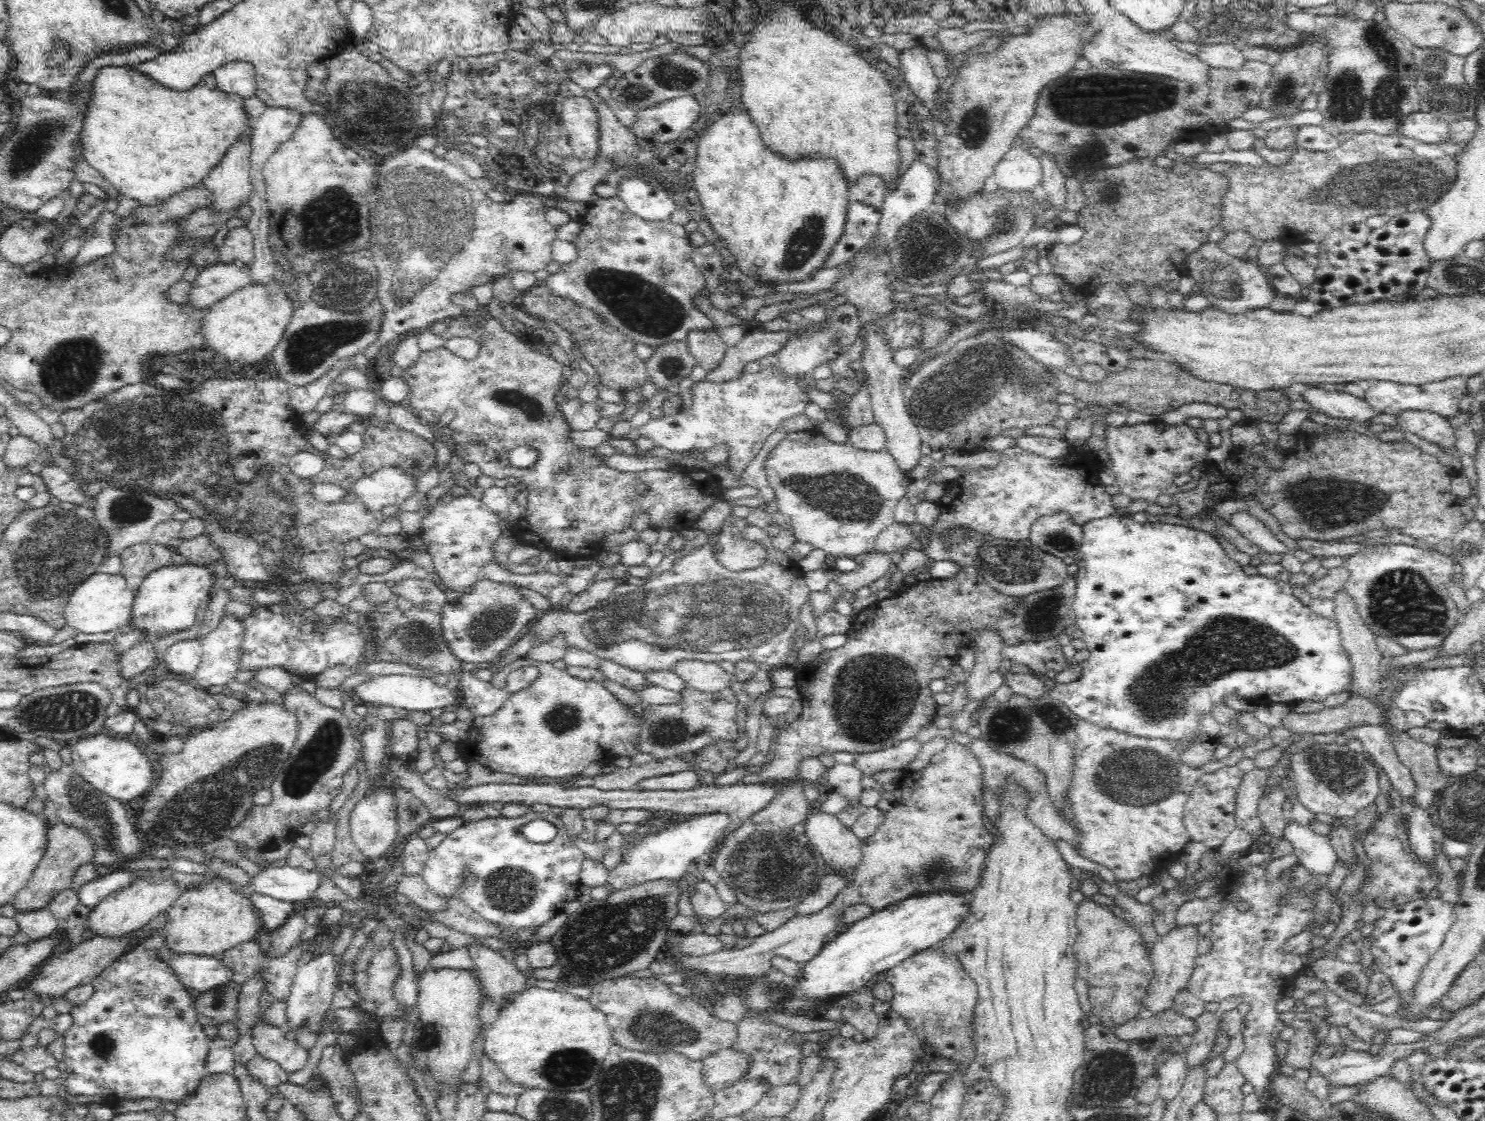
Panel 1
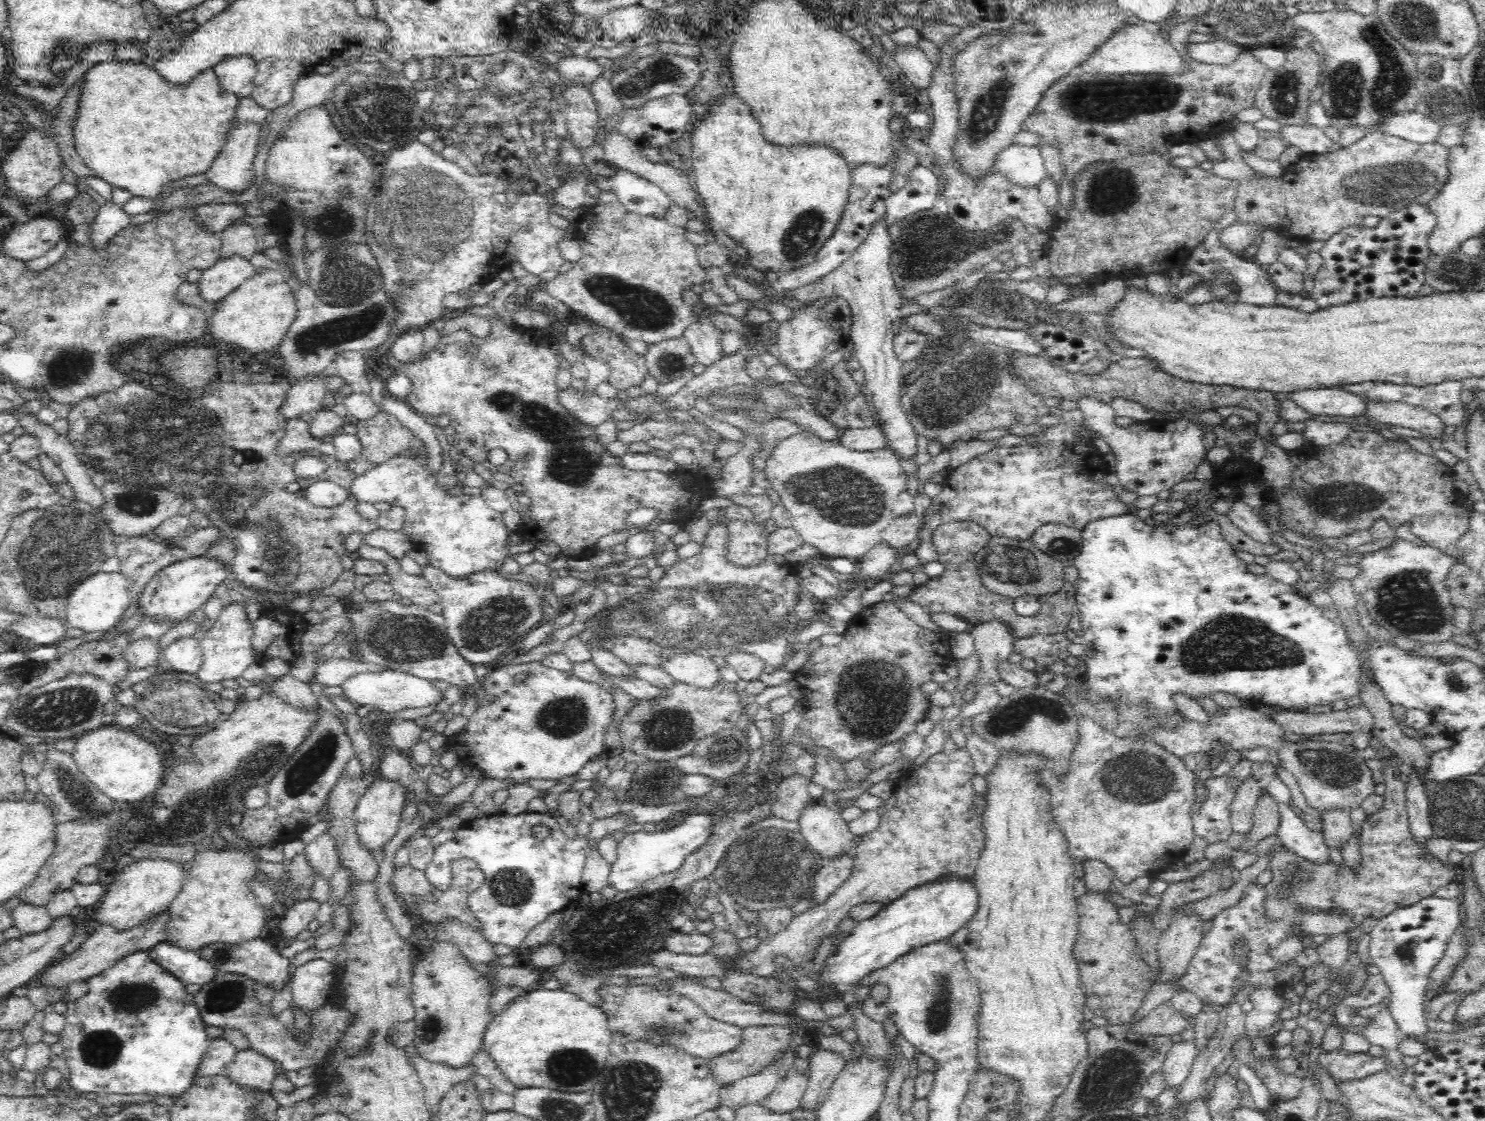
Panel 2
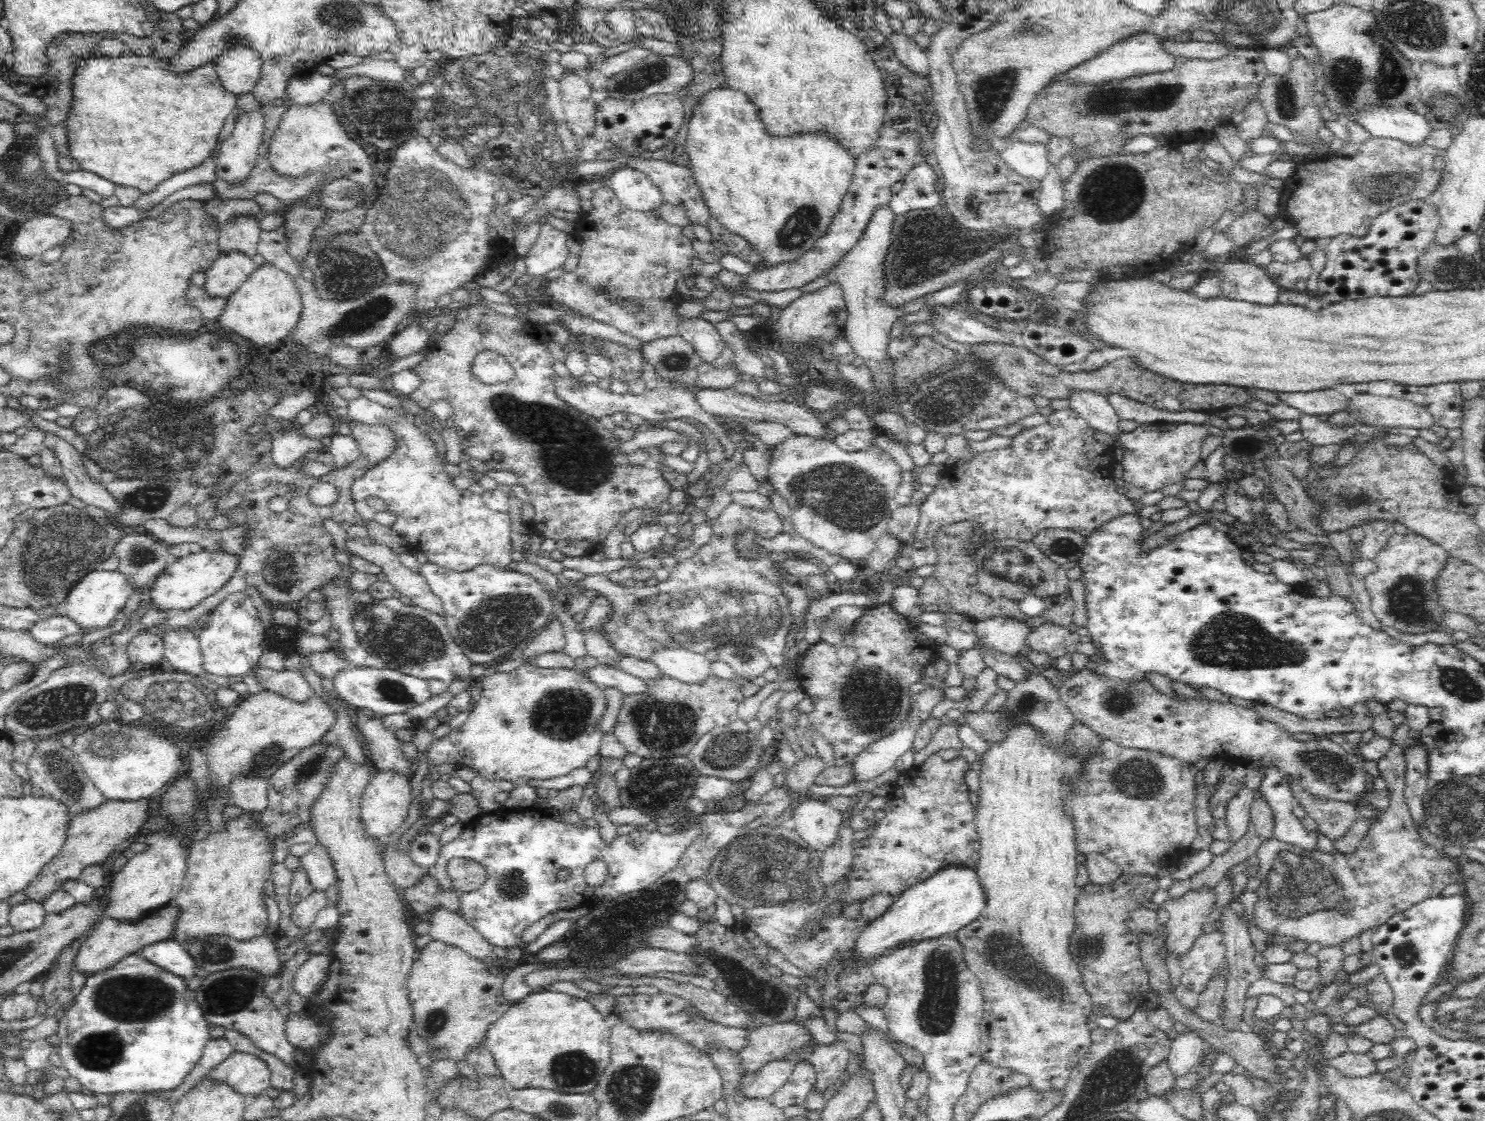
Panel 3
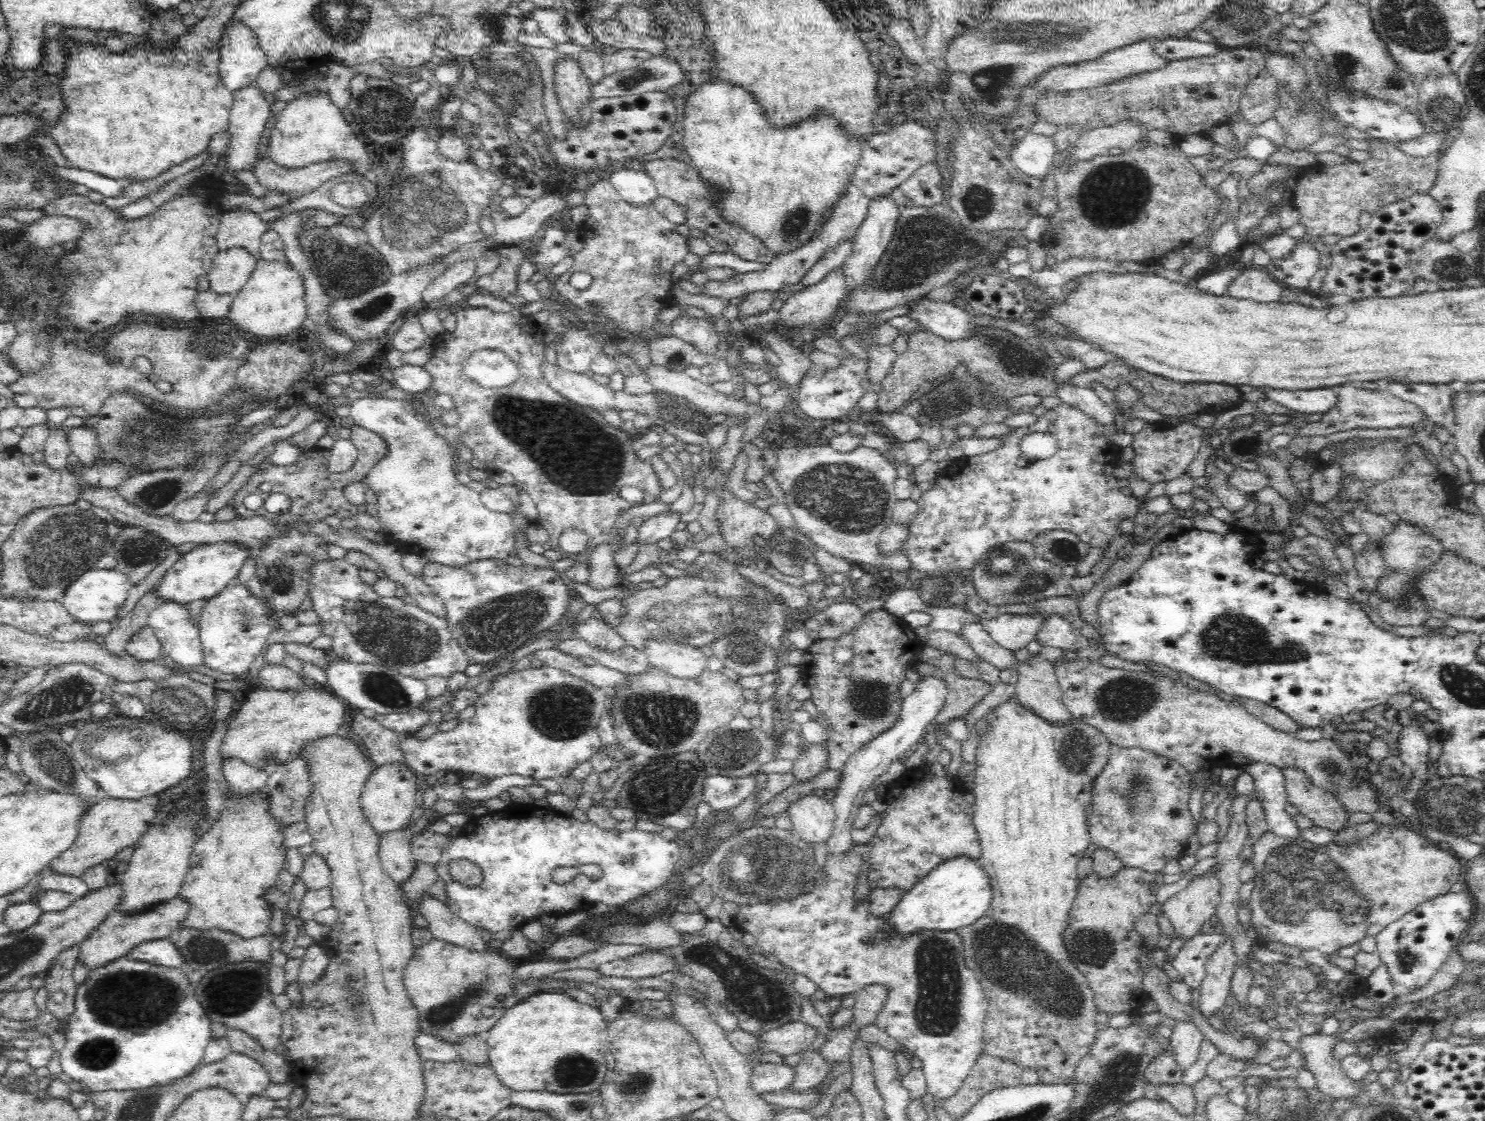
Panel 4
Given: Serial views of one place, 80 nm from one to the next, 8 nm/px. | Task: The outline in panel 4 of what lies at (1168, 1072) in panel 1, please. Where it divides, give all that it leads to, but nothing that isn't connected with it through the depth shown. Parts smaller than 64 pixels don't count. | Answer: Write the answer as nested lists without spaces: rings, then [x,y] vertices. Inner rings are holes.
[[[1175,1022],[1169,1046],[1173,1050],[1172,1057],[1176,1066],[1183,1072],[1198,1060],[1202,1040],[1203,1034],[1196,1026],[1189,1022]]]

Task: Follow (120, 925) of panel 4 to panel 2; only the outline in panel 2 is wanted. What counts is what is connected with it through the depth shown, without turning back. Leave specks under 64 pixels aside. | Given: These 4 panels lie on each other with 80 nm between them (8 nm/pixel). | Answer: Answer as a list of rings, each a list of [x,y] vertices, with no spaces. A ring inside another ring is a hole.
[[[162,912],[162,914],[158,914],[157,918],[151,919],[149,922],[127,932],[118,933],[114,929],[110,929],[110,927],[98,926],[95,932],[73,953],[54,961],[54,964],[50,962],[48,968],[44,970],[44,974],[37,977],[33,983],[42,986],[48,991],[67,988],[70,984],[78,982],[78,980],[87,981],[89,978],[98,976],[101,972],[106,971],[107,968],[114,966],[117,961],[122,960],[122,957],[128,956],[138,949],[150,949],[158,943],[165,942],[167,938],[166,926],[168,926],[167,912]]]

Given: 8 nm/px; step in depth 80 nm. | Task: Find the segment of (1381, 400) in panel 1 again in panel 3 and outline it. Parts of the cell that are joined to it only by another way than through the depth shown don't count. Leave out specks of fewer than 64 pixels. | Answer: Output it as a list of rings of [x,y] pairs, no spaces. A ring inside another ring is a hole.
[[[1442,383],[1435,386],[1392,386],[1390,396],[1423,406],[1438,426],[1458,431],[1464,420],[1464,398],[1461,383]]]

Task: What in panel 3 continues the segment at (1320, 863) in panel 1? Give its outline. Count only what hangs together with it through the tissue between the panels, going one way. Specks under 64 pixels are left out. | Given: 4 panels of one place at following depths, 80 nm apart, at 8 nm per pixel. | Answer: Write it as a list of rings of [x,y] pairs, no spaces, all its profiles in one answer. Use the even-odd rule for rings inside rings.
[[[1260,767],[1266,773],[1265,780],[1258,789],[1259,797],[1272,806],[1275,828],[1273,838],[1291,845],[1301,853],[1319,852],[1318,829],[1308,832],[1300,823],[1300,816],[1295,813],[1296,799],[1289,782],[1278,767]]]

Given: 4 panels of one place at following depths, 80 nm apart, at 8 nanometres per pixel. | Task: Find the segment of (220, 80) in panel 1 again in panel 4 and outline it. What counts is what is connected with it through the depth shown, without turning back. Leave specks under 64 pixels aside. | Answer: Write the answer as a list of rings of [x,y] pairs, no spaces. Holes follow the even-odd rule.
[[[227,21],[223,26],[219,48],[219,75],[224,86],[232,93],[255,86],[256,78],[266,66],[266,55],[260,50],[250,29]]]

